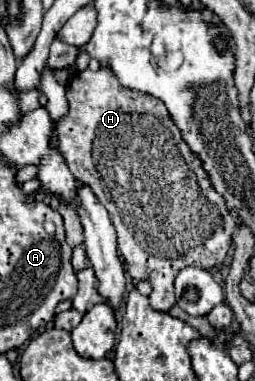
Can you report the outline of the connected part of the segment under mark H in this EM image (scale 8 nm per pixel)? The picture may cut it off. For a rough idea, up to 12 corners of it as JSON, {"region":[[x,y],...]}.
{"region":[[67,84],[57,148],[127,272],[175,304],[237,216],[159,98]]}

